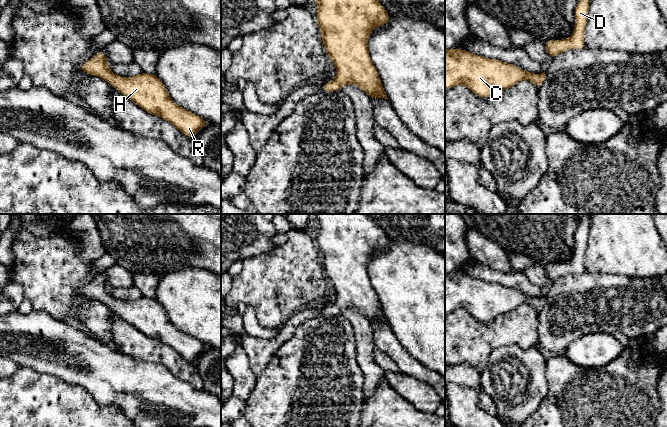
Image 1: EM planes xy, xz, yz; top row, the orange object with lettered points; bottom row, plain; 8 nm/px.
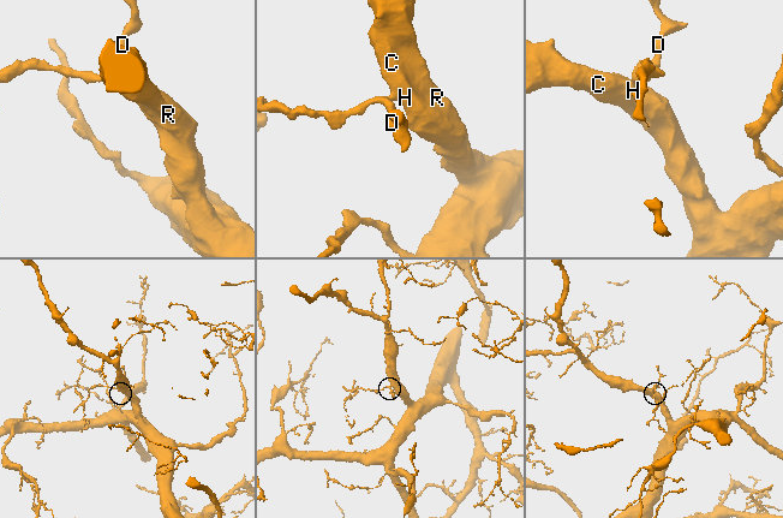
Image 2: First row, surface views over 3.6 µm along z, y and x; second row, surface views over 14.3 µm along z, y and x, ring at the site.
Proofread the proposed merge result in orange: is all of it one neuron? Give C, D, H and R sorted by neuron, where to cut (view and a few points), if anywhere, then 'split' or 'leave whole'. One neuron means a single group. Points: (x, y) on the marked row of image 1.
C D H R; no cut; leave whole

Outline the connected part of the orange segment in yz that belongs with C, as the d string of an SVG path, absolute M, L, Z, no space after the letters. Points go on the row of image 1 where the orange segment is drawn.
M445 48L445 89L453 88L456 85L464 85L479 98L490 98L525 79L531 81L539 89L546 79L546 74L545 71L539 75L524 71L514 64L485 58L467 50Z

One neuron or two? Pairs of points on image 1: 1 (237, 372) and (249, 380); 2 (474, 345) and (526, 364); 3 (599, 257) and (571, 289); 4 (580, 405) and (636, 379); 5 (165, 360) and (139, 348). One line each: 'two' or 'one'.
1: one
2: two
3: two
4: one
5: one

